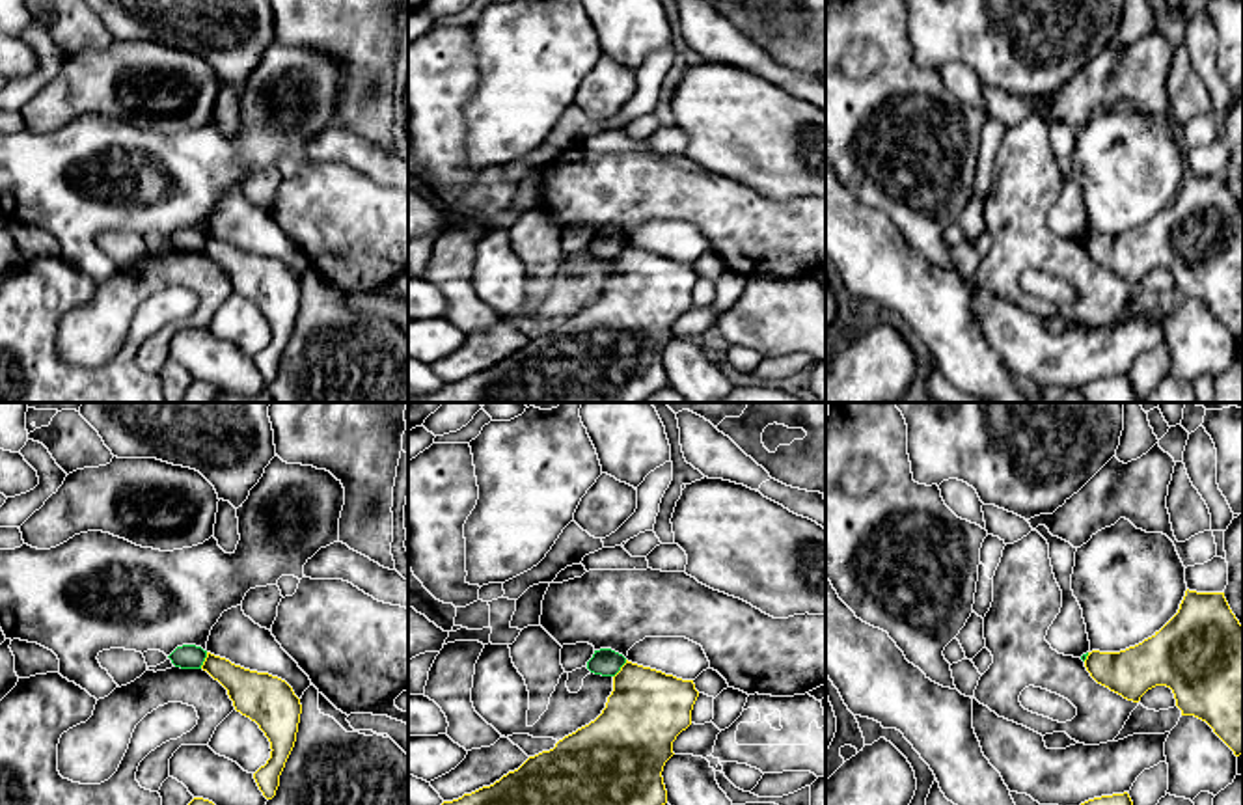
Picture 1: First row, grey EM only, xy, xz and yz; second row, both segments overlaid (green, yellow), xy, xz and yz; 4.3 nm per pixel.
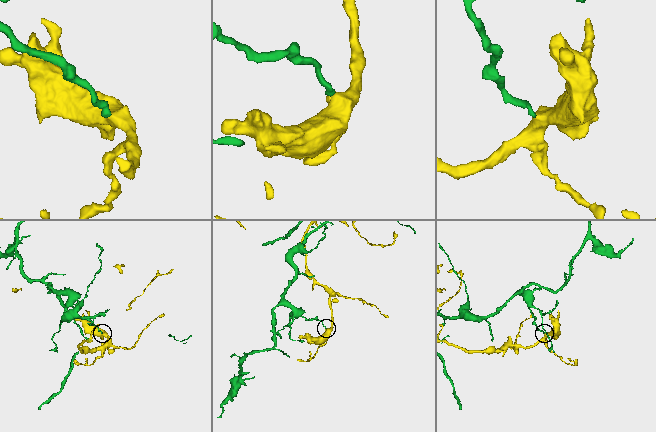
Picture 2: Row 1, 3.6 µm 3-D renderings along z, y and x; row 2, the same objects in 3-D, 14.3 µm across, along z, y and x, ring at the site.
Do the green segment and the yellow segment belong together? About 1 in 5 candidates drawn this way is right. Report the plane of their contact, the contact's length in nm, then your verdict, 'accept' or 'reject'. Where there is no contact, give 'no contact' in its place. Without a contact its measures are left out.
meets green in xz; contact 100 nm long; reject

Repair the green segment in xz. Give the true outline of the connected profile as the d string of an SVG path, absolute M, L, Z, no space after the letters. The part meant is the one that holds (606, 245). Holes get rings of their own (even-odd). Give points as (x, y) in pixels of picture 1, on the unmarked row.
M611 231L594 233L593 240L587 244L587 252L594 257L615 259L626 240Z

